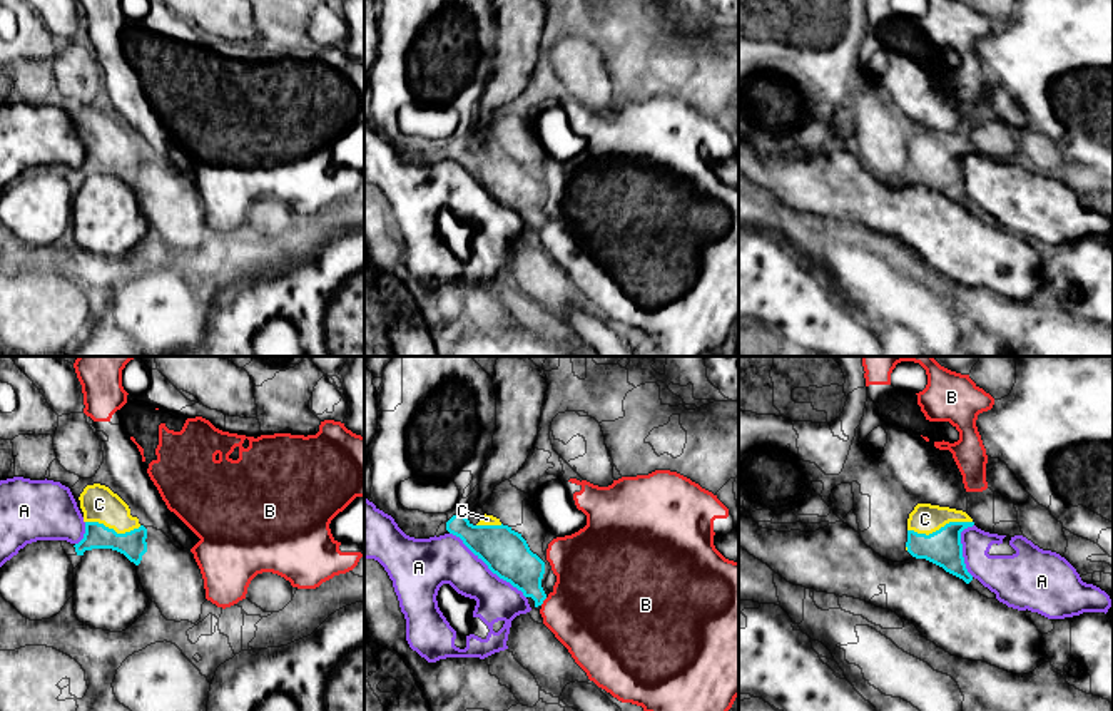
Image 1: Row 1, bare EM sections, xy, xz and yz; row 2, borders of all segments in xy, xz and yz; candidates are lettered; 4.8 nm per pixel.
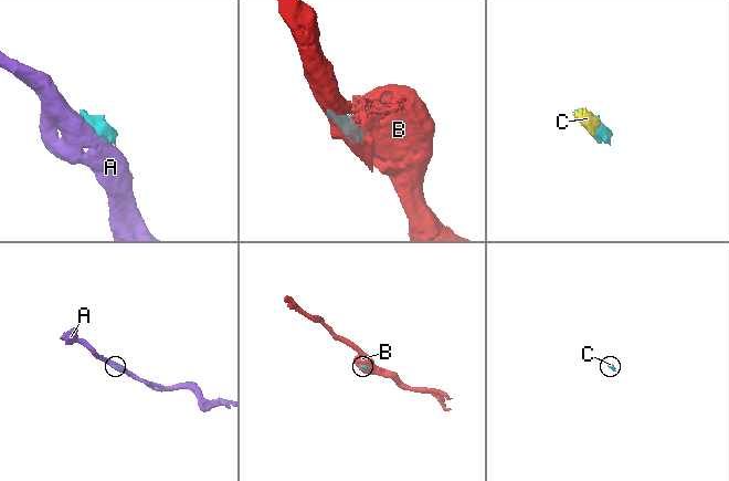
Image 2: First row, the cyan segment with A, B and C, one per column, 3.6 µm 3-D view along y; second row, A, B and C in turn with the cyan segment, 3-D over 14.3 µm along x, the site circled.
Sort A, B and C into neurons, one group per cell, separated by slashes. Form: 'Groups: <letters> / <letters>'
Groups: A / B / C

